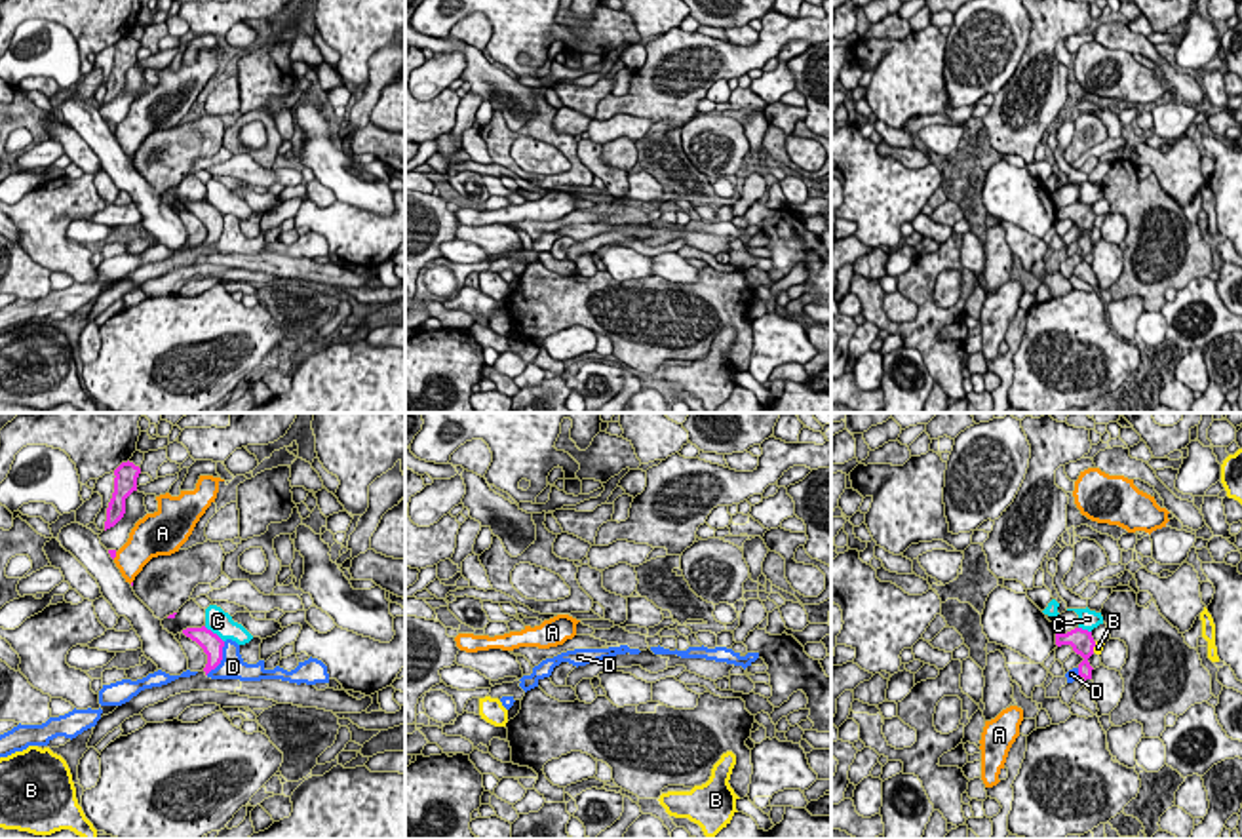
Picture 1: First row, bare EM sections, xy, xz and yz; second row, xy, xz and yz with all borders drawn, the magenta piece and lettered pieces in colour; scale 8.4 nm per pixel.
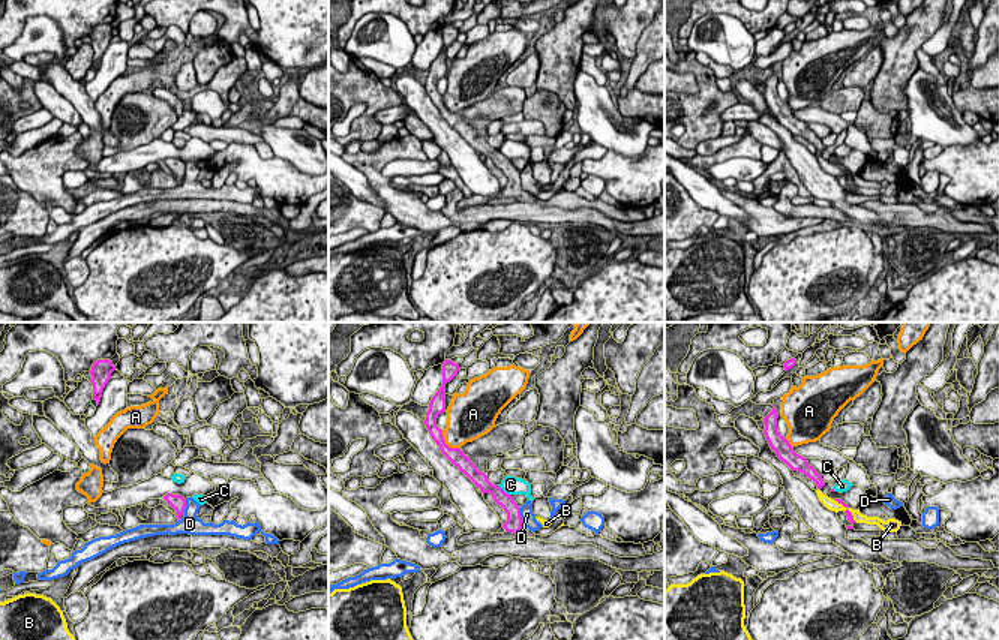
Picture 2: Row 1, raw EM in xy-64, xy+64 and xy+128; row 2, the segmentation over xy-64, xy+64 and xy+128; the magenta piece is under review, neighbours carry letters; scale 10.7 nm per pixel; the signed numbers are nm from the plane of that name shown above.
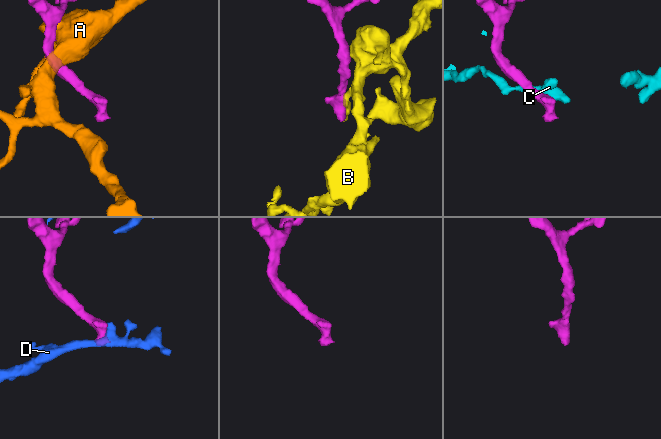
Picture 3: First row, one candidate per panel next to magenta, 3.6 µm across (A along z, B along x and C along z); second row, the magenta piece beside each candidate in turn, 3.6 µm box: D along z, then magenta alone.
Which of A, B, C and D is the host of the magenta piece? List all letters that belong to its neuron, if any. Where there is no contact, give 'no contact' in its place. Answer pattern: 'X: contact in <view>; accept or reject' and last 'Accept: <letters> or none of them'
A: contact in xy; reject
B: contact in yz; reject
C: contact in xy; reject
D: contact in xy; reject
Accept: none of them

